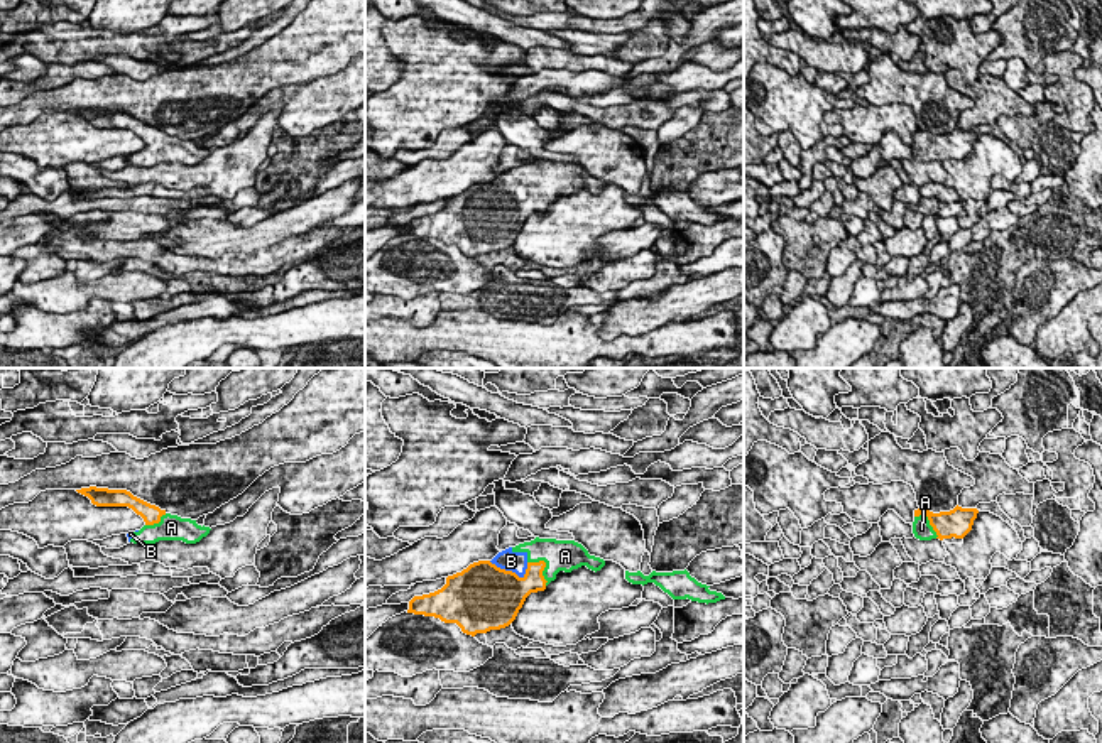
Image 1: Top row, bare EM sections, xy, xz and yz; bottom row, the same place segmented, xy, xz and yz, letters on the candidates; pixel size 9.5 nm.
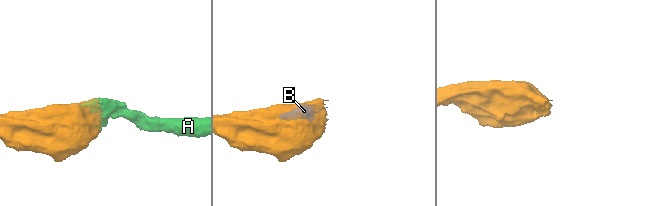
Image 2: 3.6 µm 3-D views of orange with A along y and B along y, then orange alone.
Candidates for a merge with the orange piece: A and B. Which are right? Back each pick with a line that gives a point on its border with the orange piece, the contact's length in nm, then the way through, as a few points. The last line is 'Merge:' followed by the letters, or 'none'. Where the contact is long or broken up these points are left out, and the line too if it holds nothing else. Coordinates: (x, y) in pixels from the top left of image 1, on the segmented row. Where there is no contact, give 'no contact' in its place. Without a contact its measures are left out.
A: meets orange in xz at (545, 566); contact 300 nm long
B: meets orange in xz at (509, 571); contact 380 nm long
Merge: A, B

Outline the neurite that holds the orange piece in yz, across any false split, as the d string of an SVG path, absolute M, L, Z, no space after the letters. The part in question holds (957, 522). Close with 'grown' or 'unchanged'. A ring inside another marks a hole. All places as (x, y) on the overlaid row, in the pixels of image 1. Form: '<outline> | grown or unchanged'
M958 505L940 513L918 508L914 510L913 534L919 540L963 539L972 530L977 513L977 508L962 508Z | grown

